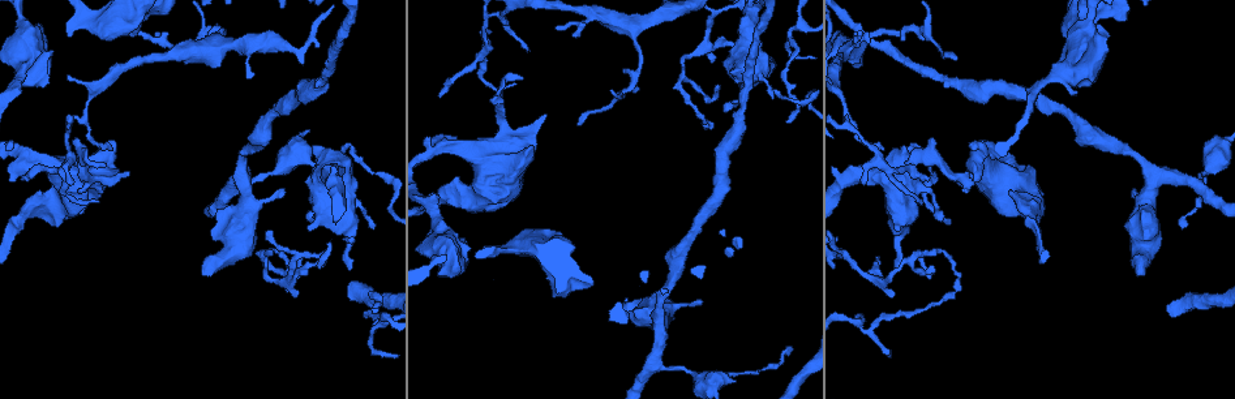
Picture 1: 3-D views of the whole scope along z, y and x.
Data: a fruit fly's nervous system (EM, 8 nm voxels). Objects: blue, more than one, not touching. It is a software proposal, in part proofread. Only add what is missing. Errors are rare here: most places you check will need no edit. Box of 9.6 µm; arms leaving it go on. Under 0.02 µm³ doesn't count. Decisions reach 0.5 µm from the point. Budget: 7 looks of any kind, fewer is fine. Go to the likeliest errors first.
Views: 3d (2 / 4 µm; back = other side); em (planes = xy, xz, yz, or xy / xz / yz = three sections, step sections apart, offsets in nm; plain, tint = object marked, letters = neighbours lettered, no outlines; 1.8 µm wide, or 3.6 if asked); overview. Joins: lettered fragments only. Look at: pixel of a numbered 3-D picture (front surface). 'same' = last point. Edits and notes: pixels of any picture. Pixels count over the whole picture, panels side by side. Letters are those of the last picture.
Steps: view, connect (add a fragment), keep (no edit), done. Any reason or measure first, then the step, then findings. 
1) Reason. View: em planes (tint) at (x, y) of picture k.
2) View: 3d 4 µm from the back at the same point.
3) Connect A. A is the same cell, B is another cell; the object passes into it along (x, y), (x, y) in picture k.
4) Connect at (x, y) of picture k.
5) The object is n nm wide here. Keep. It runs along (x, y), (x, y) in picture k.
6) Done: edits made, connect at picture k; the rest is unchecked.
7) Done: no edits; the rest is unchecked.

Thin arm on a thick one. View: 3d 4 µm from the back at (628, 27) of picture 1.

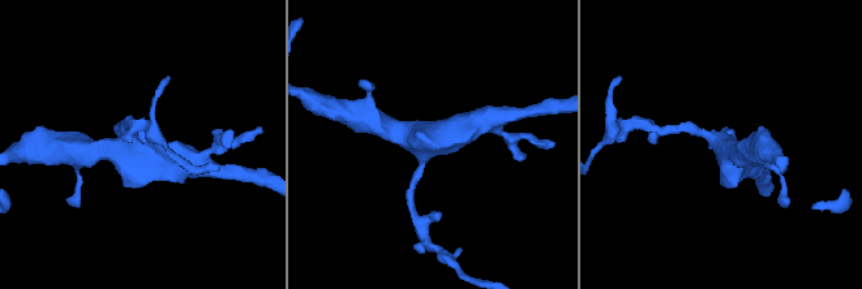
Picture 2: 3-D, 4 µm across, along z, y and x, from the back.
3 arms meet here; need the tissue. View: em planes (letters) at (723, 144) of picture 2.

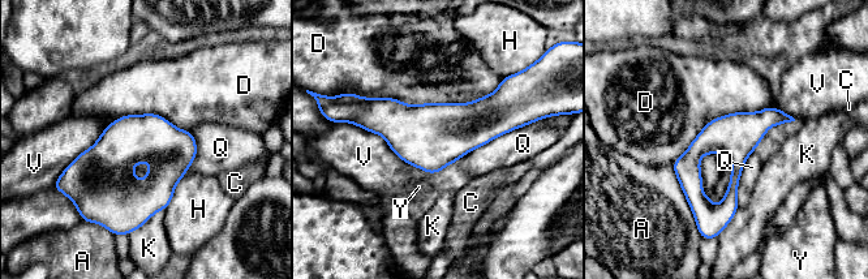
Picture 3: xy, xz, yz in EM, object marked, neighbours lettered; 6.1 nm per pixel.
Keep. A, C, D, H, K, Q, V and Y are other cells; a border runs along (527, 124), (494, 137), (454, 162) in picture 3; no lettered fragment goes on from it.

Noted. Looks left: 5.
Free end. View: 3d 4 µm at (522, 78) of picture 1.

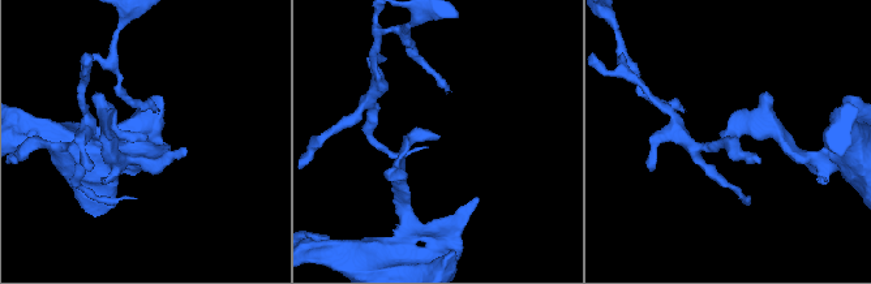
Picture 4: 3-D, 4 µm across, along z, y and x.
View: em planes (plain) at (146, 139) of picture 4.

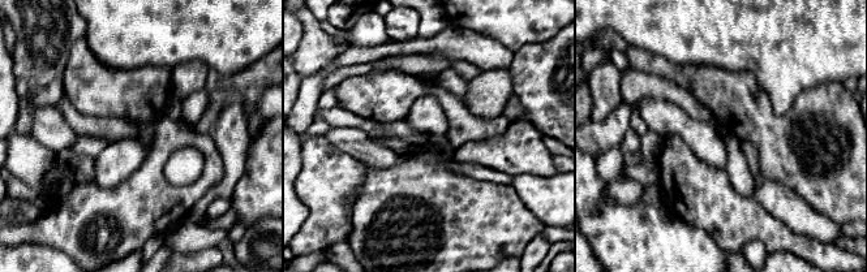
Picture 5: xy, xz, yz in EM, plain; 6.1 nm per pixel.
See the neighbours. View: em planes (letters) at the same point.

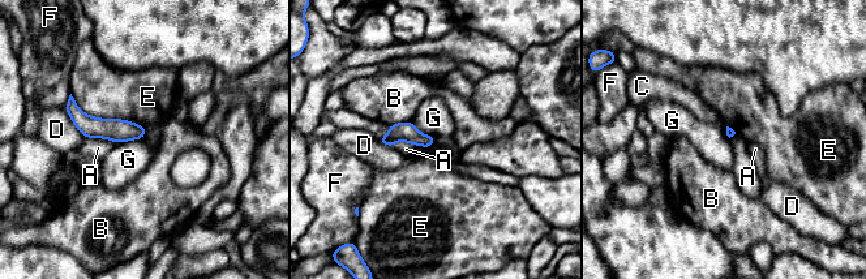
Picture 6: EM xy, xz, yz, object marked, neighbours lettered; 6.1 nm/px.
Keep. A, B, C, D, E, F and G are other cells; none of them fits.

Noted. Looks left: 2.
Thick turns thin. View: em 3.6 µm planes (letters) at (915, 146) of picture 1.

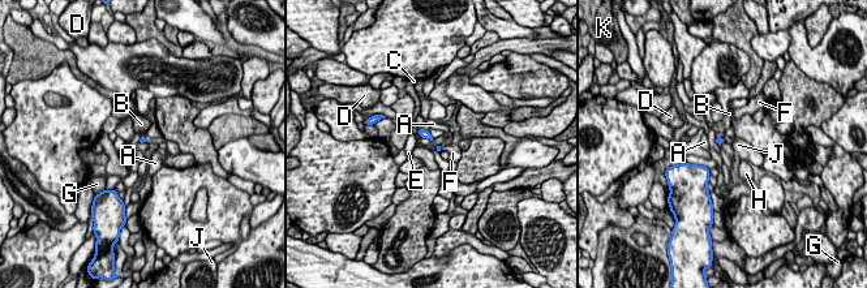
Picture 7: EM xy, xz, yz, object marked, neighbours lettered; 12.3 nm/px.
The object is 70 nm wide here; the longest contact is with K, 100 nm. Keep. A, B, C, D, E, F, G, H, J and K are other cells; none of them fits.

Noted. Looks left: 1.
Done: no edits; the rest is unchecked.

